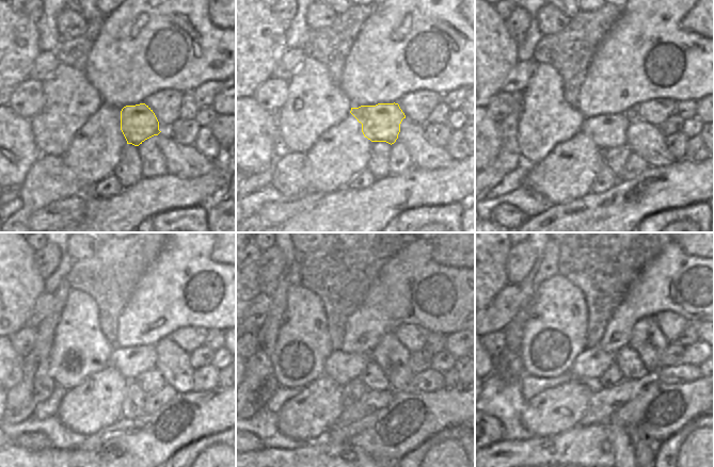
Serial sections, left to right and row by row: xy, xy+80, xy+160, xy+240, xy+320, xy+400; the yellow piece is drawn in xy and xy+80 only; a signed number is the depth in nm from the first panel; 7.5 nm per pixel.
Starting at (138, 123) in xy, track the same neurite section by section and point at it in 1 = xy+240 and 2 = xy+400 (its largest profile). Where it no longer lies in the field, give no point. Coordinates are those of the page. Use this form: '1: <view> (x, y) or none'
1: xy+240 (132, 361)
2: xy+400 (591, 363)

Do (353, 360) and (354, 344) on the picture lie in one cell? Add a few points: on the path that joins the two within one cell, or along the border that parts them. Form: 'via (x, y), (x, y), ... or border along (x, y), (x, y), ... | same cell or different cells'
border along (338, 349), (344, 352), (364, 352), (369, 354) | different cells

